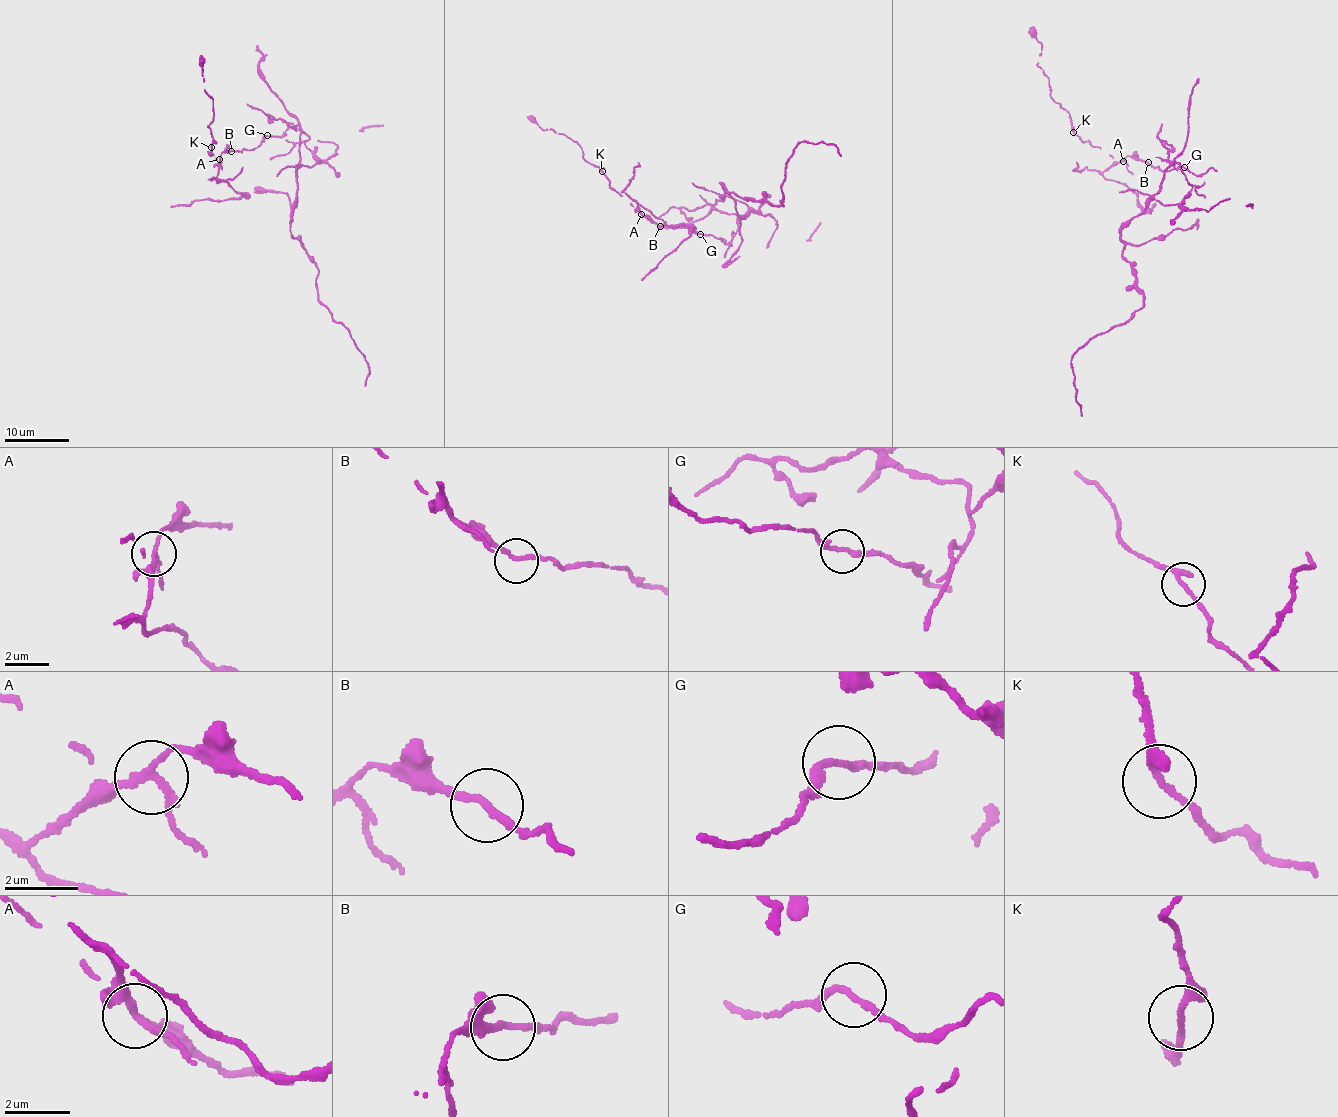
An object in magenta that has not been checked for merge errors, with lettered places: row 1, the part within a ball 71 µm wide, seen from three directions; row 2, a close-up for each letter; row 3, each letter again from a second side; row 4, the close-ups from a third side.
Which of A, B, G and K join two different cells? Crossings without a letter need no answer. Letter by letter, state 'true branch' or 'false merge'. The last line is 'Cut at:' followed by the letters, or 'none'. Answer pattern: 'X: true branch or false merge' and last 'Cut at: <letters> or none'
A: false merge
B: true branch
G: true branch
K: true branch
Cut at: A

